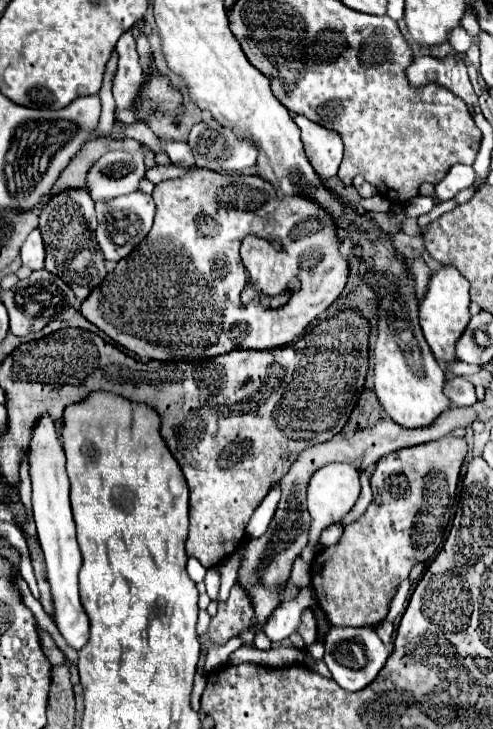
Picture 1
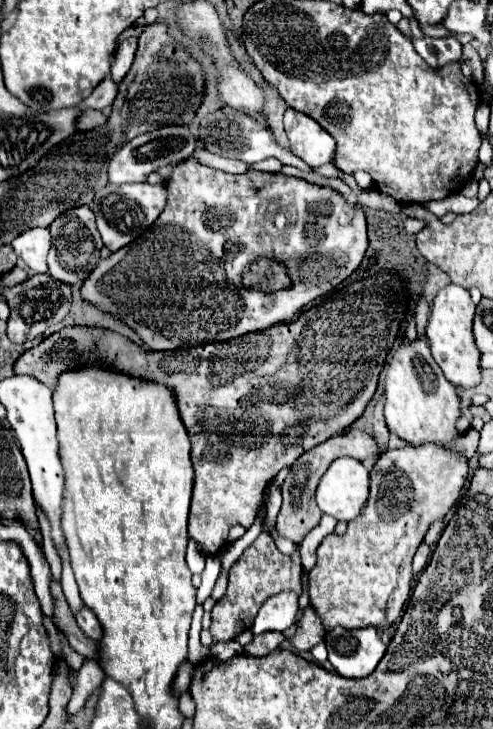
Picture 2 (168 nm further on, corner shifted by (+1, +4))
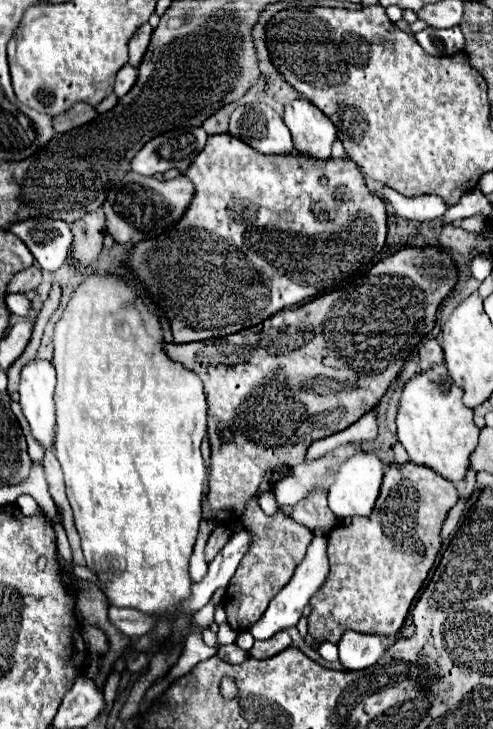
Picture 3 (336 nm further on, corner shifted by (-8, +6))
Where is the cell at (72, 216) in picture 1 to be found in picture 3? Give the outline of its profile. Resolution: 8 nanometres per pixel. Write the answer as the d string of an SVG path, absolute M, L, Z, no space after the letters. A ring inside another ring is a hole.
M103 208L89 212L81 220L73 222L73 246L71 246L71 258L73 264L91 264L97 260L101 248L103 248L103 236L105 236L105 212Z

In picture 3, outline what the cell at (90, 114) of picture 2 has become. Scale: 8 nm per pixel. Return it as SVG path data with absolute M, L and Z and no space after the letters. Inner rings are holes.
M75 104L67 114L61 114L61 116L53 118L53 128L55 128L55 132L67 132L67 130L73 130L77 126L87 124L95 116L97 116L97 112L95 112L93 106L89 106L89 104Z

